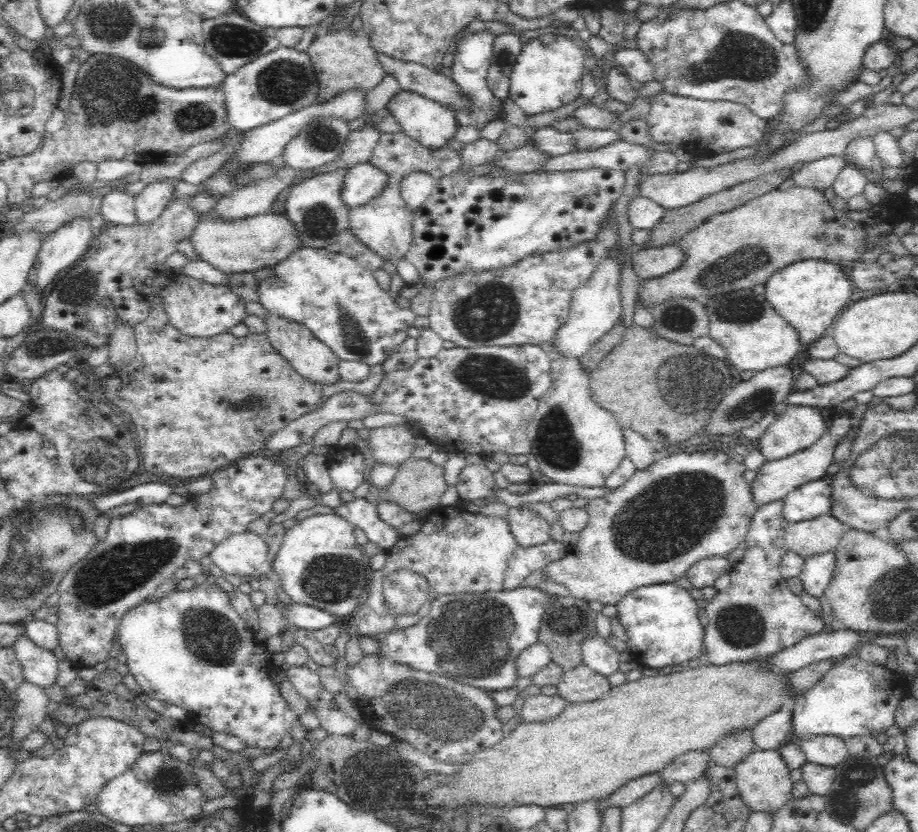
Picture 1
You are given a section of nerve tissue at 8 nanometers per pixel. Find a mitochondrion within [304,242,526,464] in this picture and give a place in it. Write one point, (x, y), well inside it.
(491, 311)

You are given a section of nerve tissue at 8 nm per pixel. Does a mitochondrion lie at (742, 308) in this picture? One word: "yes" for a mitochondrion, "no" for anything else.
yes

